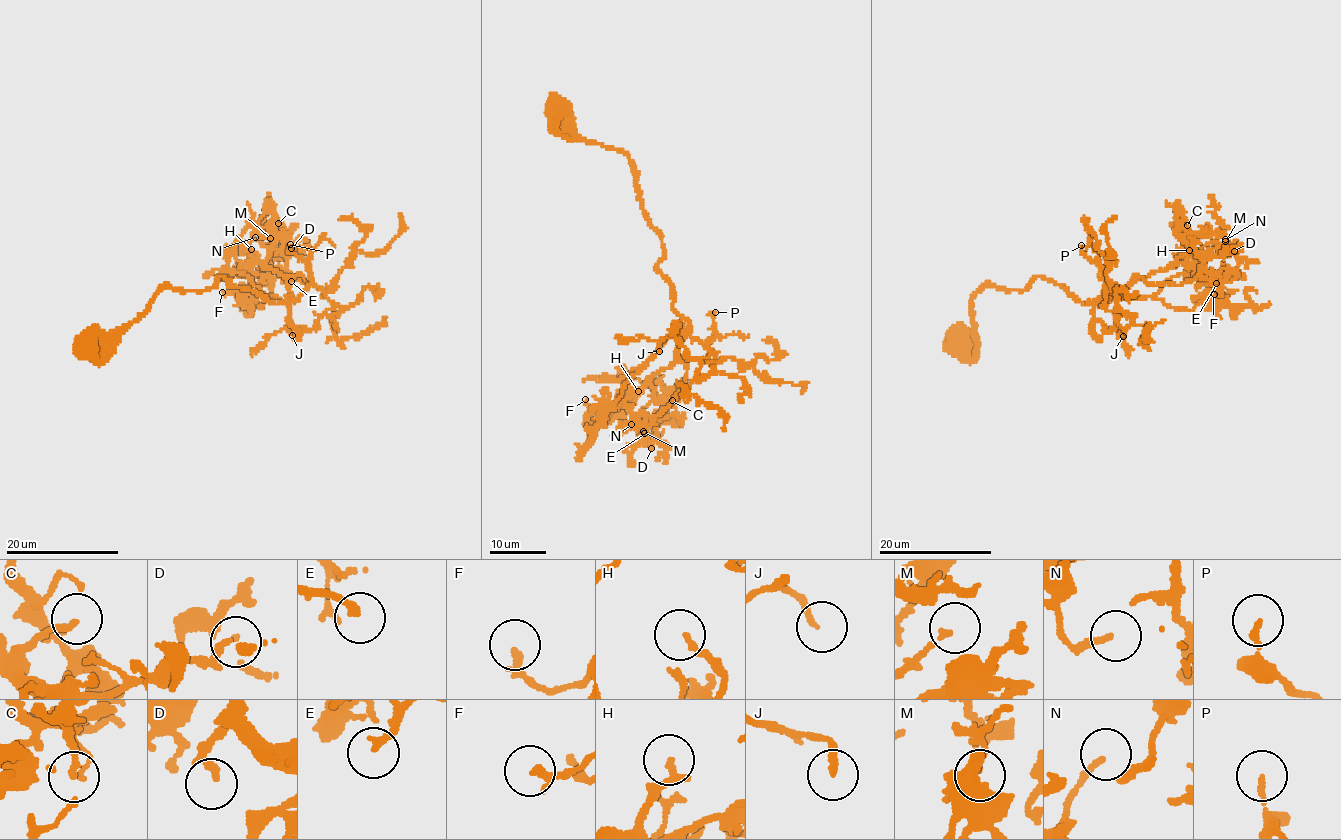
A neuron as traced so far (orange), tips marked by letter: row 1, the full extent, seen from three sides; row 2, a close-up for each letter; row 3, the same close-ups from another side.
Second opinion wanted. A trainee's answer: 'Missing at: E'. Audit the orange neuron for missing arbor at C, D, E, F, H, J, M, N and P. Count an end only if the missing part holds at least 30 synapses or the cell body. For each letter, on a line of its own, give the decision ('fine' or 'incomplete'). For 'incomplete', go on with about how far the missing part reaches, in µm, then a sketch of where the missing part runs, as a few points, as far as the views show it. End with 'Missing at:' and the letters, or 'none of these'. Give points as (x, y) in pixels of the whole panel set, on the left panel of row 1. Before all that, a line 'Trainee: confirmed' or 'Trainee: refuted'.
Trainee: confirmed
C: fine
D: fine
E: incomplete; about 15 µm are missing; missing branch runs (291, 281), (291, 293), (282, 309), (266, 311), (259, 307)
F: fine
H: fine
J: fine
M: fine
N: fine
P: fine
Missing at: E

